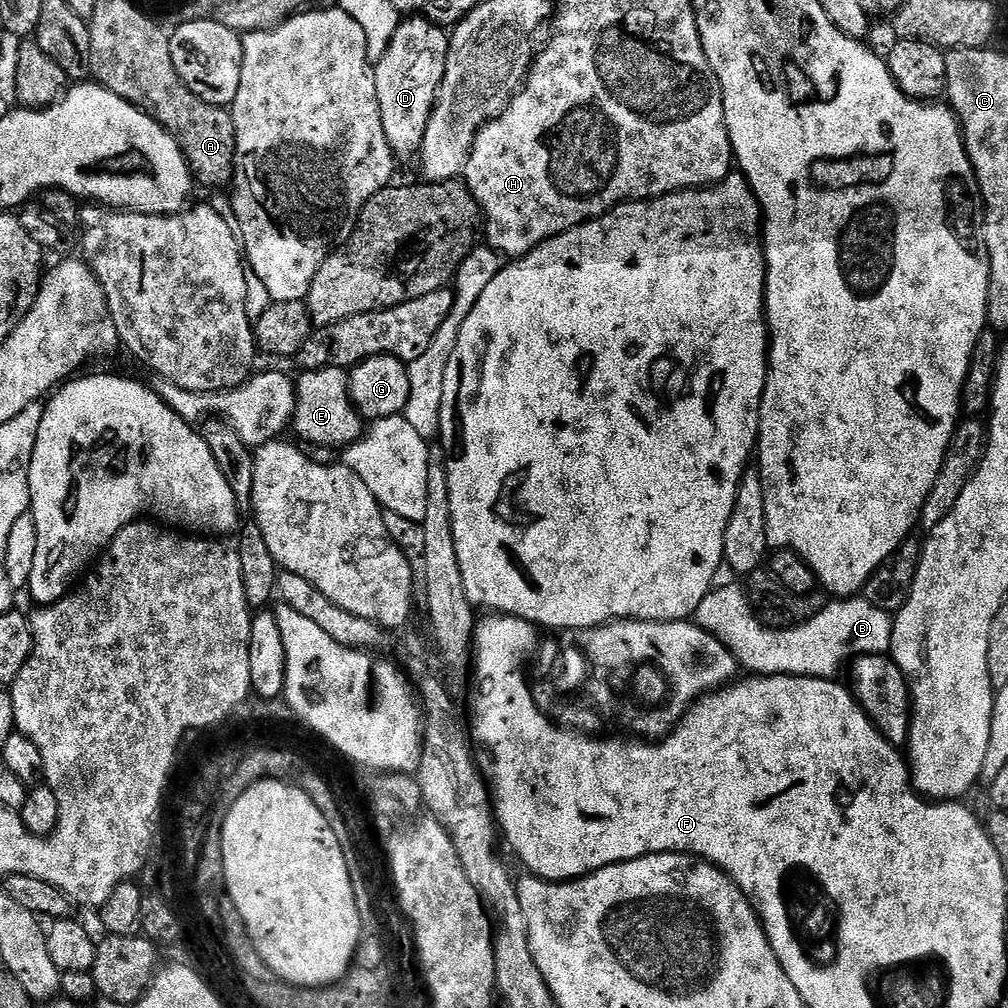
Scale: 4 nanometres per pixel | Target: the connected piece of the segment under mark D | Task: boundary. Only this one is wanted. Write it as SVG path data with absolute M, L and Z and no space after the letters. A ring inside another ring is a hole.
M408 18L394 34L386 54L375 61L382 130L386 130L393 157L408 160L412 156L413 159L420 151L436 95L446 74L449 39L449 33L441 25L423 18Z

